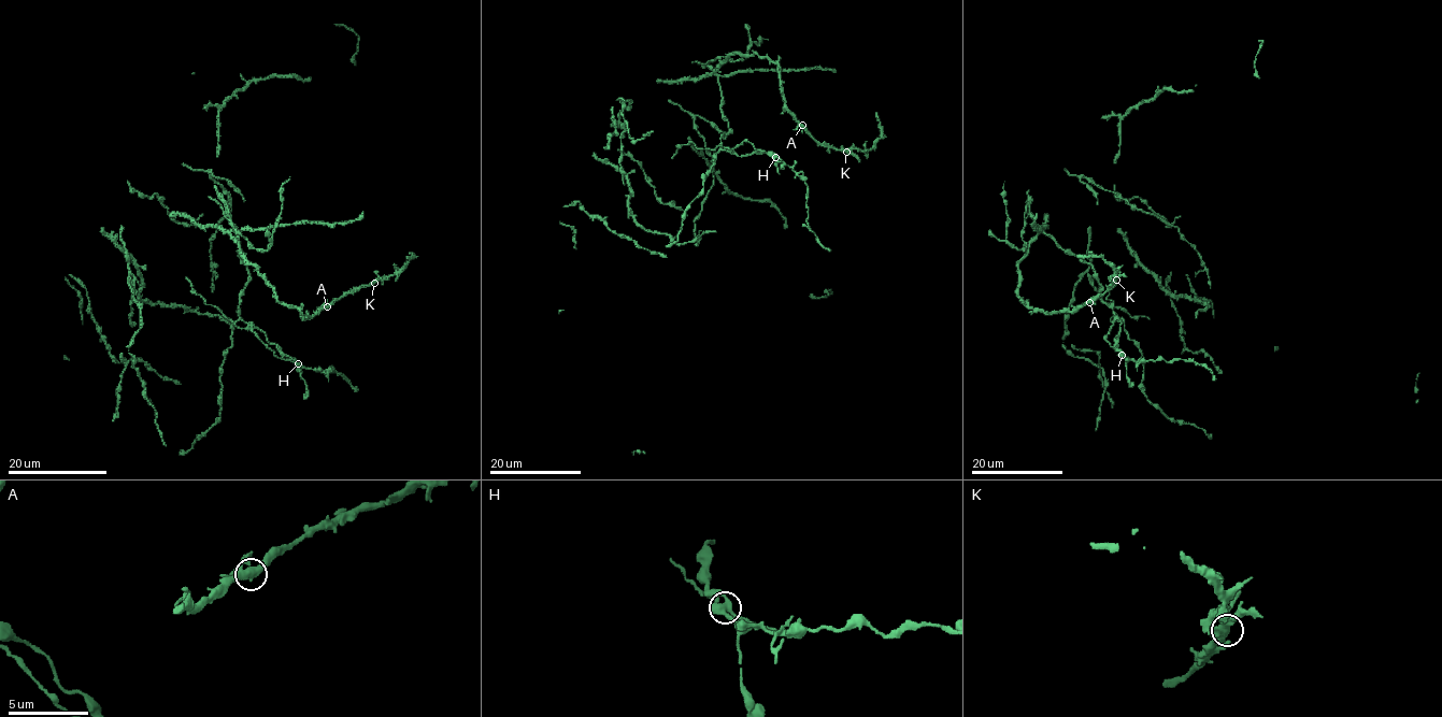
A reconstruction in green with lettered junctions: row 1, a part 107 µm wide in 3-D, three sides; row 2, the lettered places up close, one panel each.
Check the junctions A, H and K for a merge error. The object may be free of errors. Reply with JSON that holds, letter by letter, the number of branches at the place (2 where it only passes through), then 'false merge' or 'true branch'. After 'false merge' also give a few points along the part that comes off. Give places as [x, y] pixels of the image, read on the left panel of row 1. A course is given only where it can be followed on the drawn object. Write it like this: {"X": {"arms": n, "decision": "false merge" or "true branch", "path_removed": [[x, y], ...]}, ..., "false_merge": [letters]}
{"A": {"arms": 4, "decision": "true branch"}, "H": {"arms": 4, "decision": "false merge", "path_removed": [[297, 364], [277, 358], [250, 330], [237, 327], [213, 305], [206, 304], [185, 277]]}, "K": {"arms": 4, "decision": "true branch"}, "false_merge": ["H"]}

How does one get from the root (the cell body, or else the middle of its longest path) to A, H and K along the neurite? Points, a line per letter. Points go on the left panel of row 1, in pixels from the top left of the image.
A: (220, 376), (248, 276), (231, 231), (280, 302), (304, 318), (327, 306)
H: (220, 376), (224, 353), (231, 346), (231, 327), (240, 319), (257, 327), (270, 343), (297, 364)
K: (220, 376), (248, 276), (239, 256), (239, 238), (231, 231), (276, 298), (304, 318), (374, 283)

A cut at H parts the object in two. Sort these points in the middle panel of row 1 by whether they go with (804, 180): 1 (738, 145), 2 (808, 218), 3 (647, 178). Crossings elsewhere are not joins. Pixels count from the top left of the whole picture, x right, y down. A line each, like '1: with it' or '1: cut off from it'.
1: with it
2: with it
3: cut off from it

